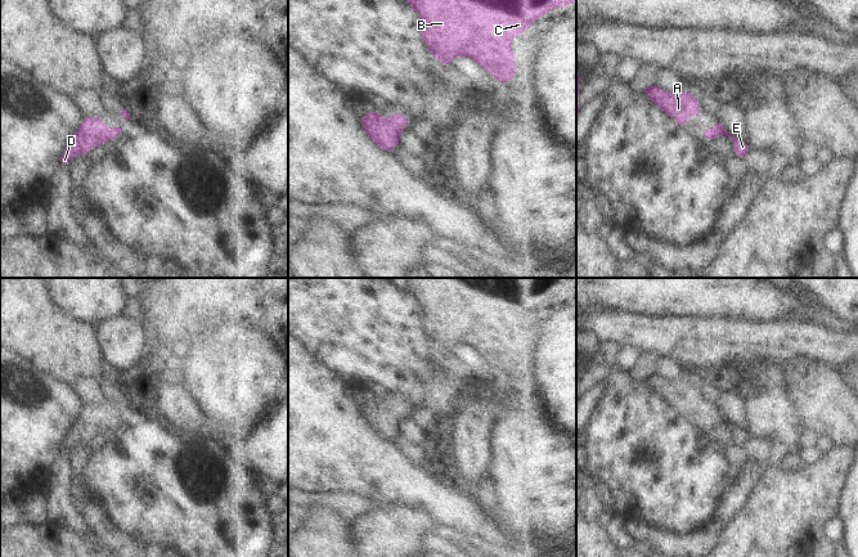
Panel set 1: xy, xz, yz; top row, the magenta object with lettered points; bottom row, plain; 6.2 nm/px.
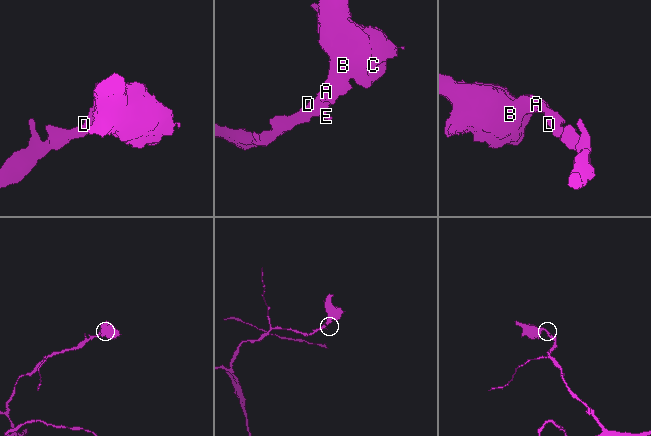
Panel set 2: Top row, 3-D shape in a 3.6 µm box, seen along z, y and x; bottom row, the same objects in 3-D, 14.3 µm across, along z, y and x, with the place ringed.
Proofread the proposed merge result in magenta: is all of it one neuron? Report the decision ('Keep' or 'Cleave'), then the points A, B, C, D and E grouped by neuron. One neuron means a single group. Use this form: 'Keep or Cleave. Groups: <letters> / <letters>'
Keep. Groups: A B C D E

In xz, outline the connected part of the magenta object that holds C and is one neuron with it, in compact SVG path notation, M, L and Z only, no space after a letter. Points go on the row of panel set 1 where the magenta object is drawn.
M405 0L419 15L422 40L440 63L448 68L455 57L470 57L498 82L516 76L512 39L553 8L565 8L576 0Z

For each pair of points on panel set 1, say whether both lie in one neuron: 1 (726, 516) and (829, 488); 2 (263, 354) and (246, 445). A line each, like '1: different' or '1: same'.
1: different
2: different

